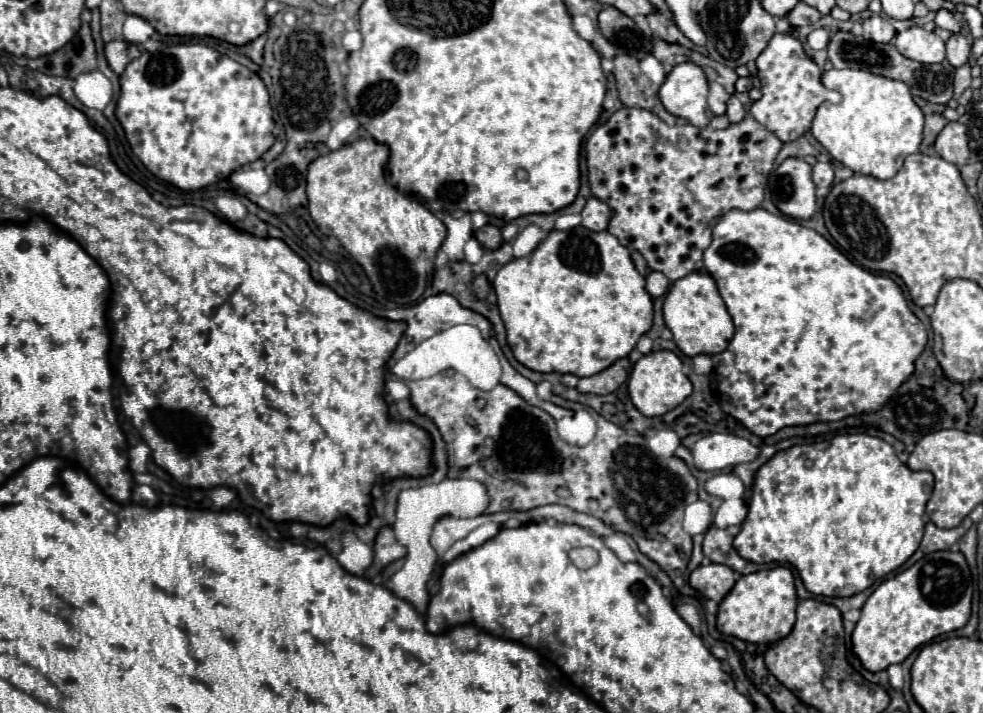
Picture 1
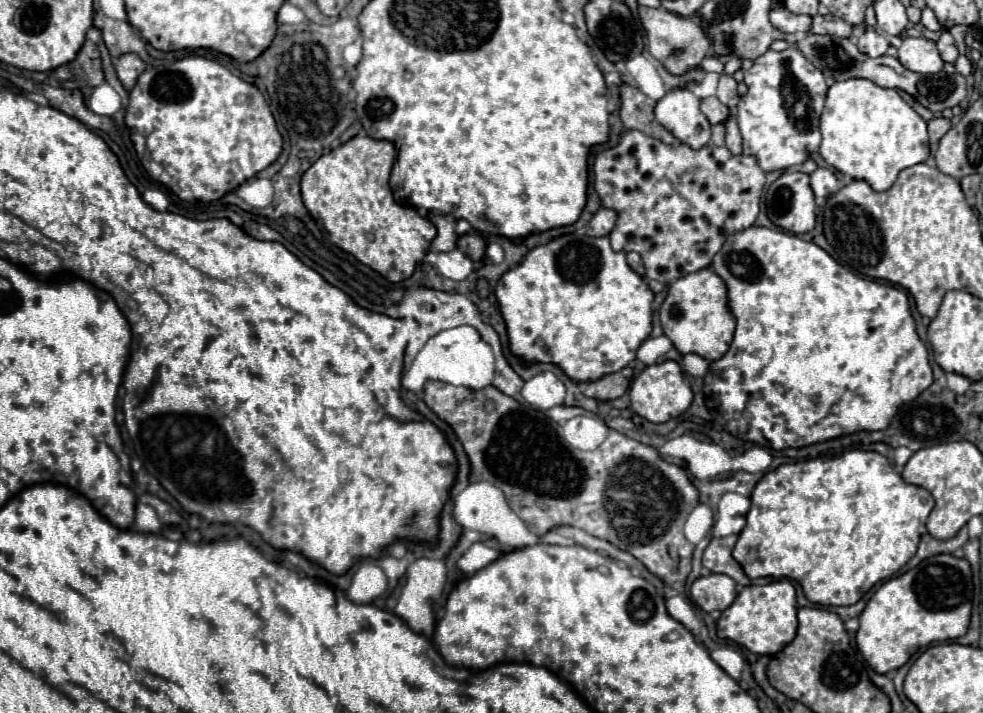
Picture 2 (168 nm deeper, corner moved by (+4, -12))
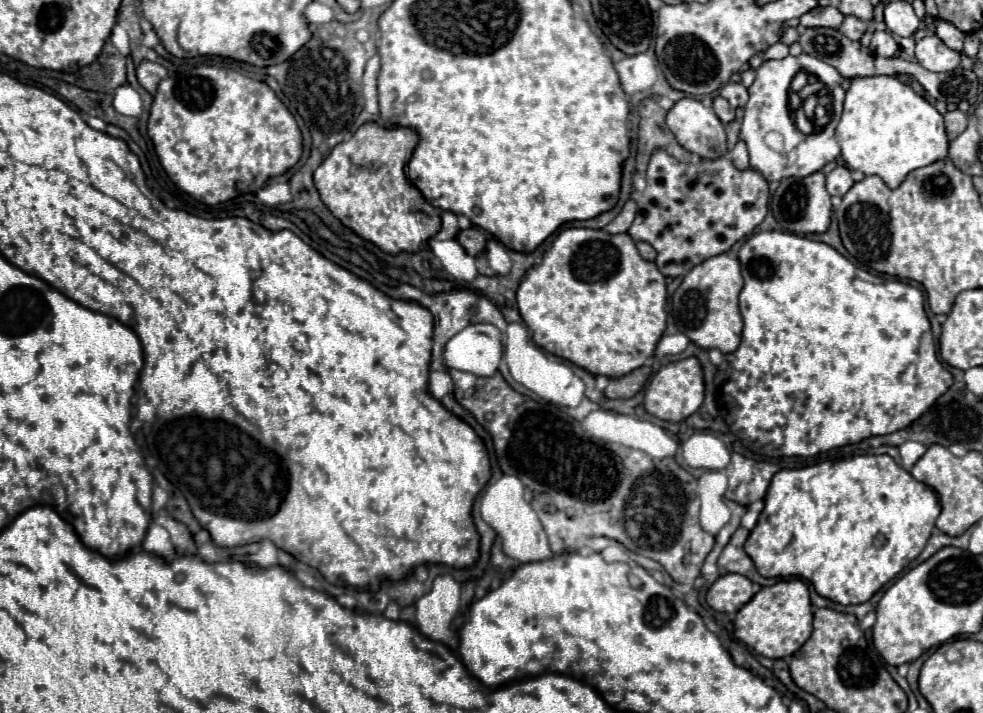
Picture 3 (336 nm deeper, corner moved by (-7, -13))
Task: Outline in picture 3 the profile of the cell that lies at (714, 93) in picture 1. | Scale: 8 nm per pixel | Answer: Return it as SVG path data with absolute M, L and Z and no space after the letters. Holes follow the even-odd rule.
M716 96L716 98L714 98L712 108L714 108L716 116L718 116L718 118L720 118L724 124L728 124L728 122L732 122L732 120L734 120L734 110L730 108L728 100L724 100L722 96Z

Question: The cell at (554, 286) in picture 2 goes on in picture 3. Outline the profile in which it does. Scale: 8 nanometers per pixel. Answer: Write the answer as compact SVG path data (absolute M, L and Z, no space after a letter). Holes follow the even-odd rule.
M566 228L562 230L556 240L552 242L550 250L544 254L544 260L540 266L534 266L526 278L520 282L520 288L516 292L516 300L518 300L518 310L520 310L520 316L524 320L524 324L532 330L532 340L544 348L546 352L558 356L558 358L564 358L564 360L570 360L572 364L588 370L590 374L598 376L598 374L604 374L604 376L610 376L610 378L618 378L618 376L626 376L628 372L644 366L650 356L654 356L654 350L656 350L656 344L660 340L660 336L664 334L666 330L666 278L660 274L660 270L656 268L654 262L648 262L644 260L638 250L636 250L636 244L634 240L630 238L630 234L608 234L604 230L594 230L594 228Z

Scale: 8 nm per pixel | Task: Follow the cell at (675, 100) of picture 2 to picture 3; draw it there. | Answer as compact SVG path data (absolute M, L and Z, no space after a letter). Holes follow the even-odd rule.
M678 100L668 112L666 124L684 150L704 160L716 160L728 154L724 124L718 120L714 110L704 106L700 100Z

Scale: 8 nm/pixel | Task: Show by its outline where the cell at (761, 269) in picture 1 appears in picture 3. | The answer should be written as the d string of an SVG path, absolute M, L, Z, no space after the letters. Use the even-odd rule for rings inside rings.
M758 232L750 236L738 252L744 276L744 288L740 292L740 312L744 318L742 342L740 346L724 354L724 362L720 366L720 374L724 376L718 388L718 410L724 416L726 424L730 426L732 434L754 454L768 456L768 458L782 458L782 456L816 456L820 452L840 448L846 444L858 444L870 436L892 434L896 430L906 428L914 420L918 420L928 408L952 386L952 374L938 362L936 346L932 340L930 320L924 312L924 294L920 288L900 282L896 278L886 278L880 274L870 274L850 260L846 260L840 252L824 242L814 242L804 236L792 232Z

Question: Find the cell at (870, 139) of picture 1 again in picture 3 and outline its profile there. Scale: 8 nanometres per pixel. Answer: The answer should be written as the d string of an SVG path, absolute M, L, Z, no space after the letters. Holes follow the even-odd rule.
M896 76L854 78L844 100L844 112L836 128L842 158L850 170L880 176L890 188L898 188L908 172L948 156L944 116Z

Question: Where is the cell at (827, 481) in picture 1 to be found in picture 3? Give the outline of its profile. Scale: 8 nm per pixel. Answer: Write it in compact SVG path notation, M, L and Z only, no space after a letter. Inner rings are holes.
M862 454L798 470L780 470L772 478L764 504L758 524L744 544L758 574L764 578L802 576L816 586L820 596L840 604L862 604L898 576L924 550L940 514L936 492L914 480L888 454Z

